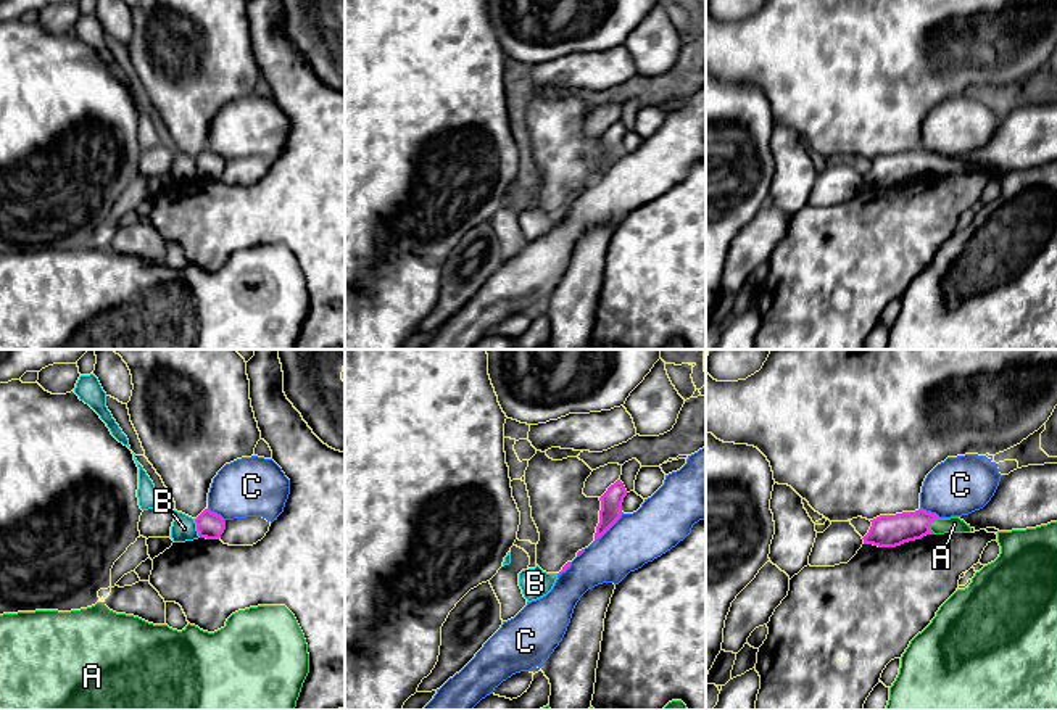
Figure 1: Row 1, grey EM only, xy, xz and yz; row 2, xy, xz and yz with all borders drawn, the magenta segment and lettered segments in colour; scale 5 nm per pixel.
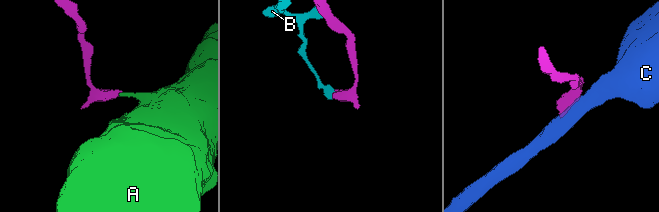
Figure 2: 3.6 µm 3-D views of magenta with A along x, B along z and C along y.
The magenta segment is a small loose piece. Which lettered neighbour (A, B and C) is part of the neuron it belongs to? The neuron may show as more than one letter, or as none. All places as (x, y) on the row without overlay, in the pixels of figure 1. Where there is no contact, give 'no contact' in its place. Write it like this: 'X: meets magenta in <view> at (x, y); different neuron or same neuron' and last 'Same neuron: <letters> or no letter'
A: meets magenta in yz at (928, 163); same neuron
B: meets magenta in xy at (197, 168); different neuron
C: meets magenta in xz at (608, 168); different neuron
Same neuron: A

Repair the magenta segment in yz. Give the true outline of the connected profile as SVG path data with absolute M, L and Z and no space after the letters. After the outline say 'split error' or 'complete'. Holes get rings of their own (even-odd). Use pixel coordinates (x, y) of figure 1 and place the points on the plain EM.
M918 148L896 155L880 155L872 161L864 184L896 187L926 174L970 172L972 167L959 156L939 158L936 153Z; split error

